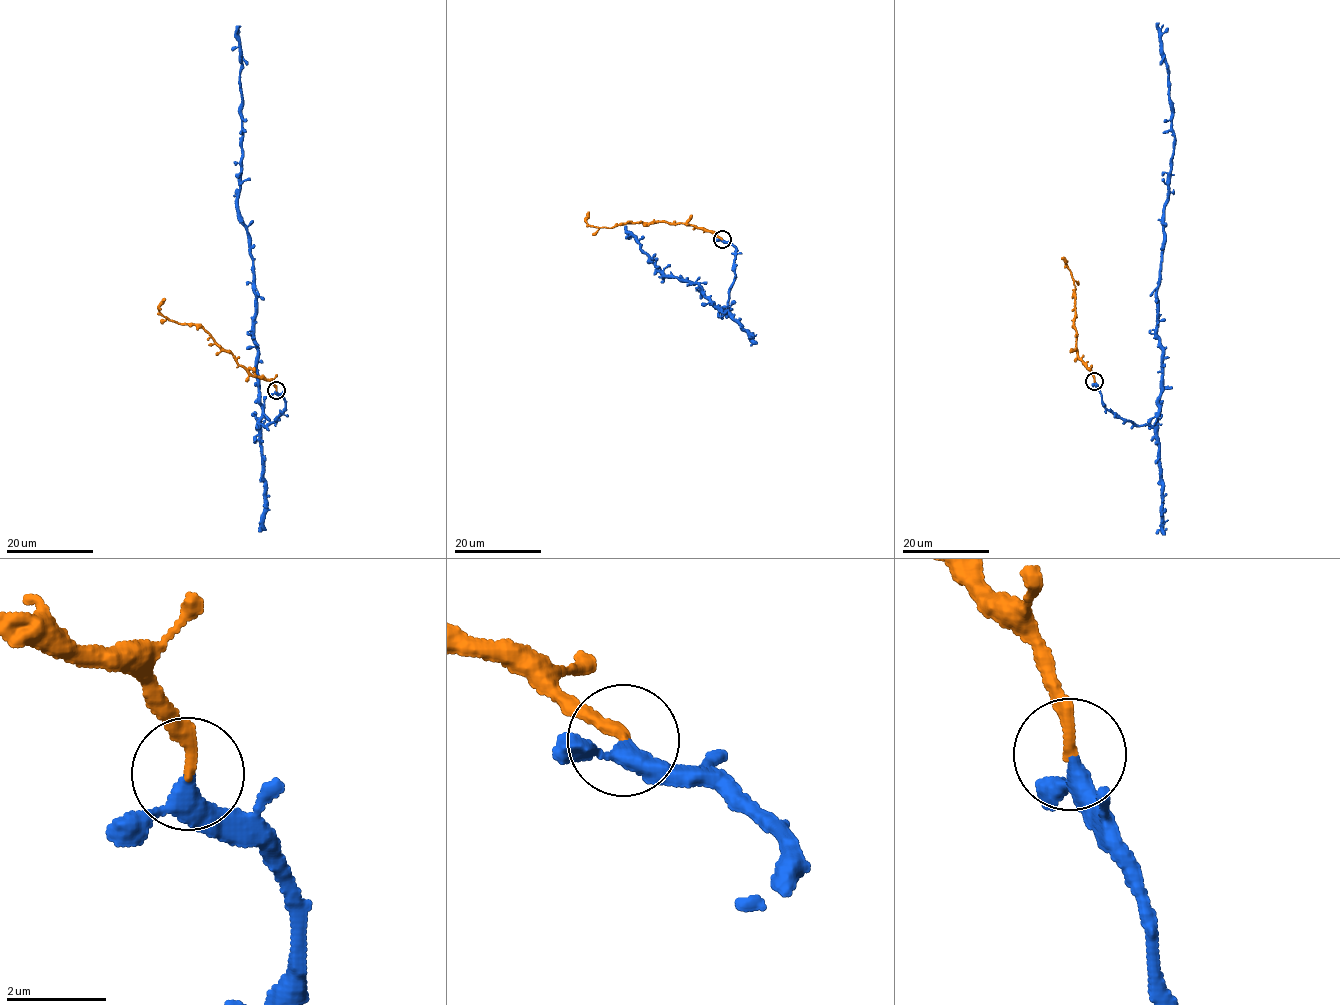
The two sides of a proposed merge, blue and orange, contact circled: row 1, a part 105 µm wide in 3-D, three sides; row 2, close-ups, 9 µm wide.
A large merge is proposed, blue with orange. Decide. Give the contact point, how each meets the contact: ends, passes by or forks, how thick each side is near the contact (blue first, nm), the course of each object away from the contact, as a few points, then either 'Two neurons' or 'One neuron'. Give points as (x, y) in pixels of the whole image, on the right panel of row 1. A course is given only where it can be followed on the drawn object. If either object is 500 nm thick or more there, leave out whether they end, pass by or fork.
Place: (1094, 381). At the ring blue passes by. At the ring orange ends. Thickness 280 nm (blue) against 260 nm. Course of blue: (1094, 382), (1105, 407), (1136, 425), (1155, 425), (1162, 375), (1157, 293), (1174, 140), (1167, 63), (1155, 23). Course of orange: (1094, 382), (1094, 375), (1078, 358), (1073, 320), (1076, 287), (1063, 256). One neuron

